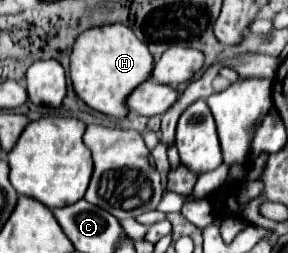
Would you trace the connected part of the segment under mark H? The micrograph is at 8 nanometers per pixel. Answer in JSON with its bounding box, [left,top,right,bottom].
[70,23,154,117]

